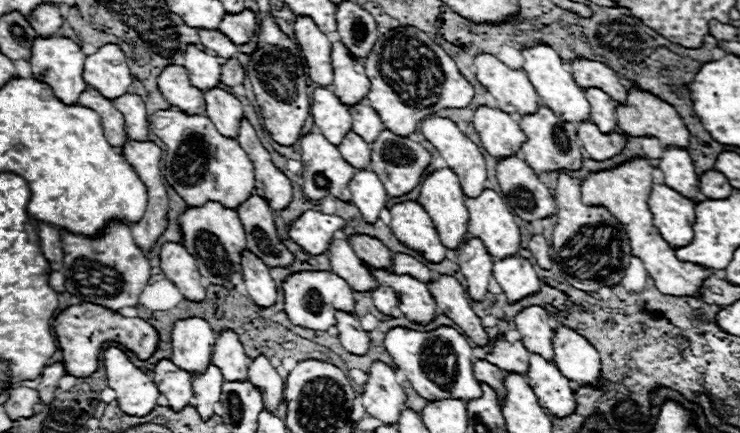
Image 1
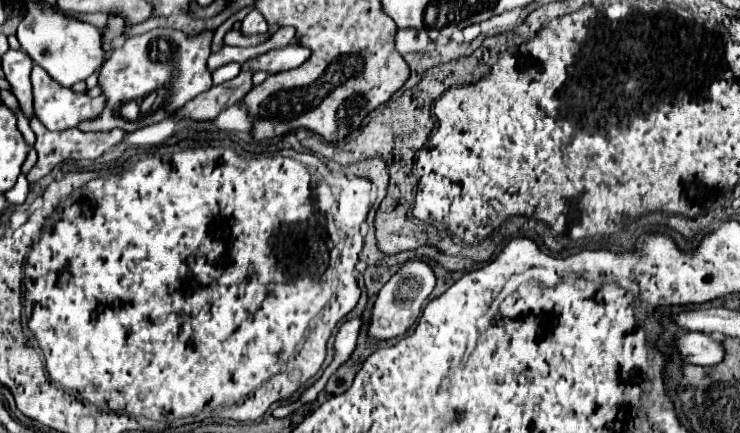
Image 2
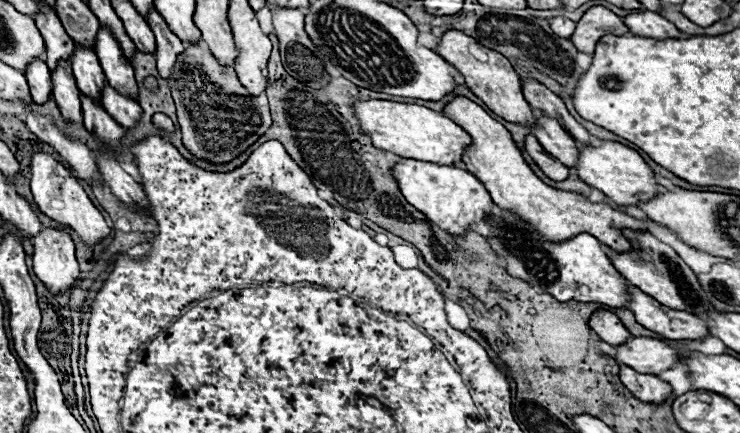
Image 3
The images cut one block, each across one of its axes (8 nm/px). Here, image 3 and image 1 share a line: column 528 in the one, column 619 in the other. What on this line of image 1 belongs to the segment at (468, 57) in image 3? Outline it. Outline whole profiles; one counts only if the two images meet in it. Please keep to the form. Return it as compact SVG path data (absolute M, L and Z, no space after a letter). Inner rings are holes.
M628 86L628 104L618 106L616 118L618 118L618 126L626 134L658 138L664 148L668 148L668 146L672 146L672 148L688 148L688 144L690 144L690 132L684 126L678 112L674 110L674 106L670 106L664 100L660 100L660 98L648 94L648 92L642 92L642 90L634 88L634 86Z

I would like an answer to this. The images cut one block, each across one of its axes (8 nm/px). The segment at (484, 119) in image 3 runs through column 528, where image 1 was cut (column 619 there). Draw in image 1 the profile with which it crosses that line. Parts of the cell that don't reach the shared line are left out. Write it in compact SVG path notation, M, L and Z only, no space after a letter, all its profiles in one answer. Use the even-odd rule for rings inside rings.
M634 158L614 170L596 172L580 184L582 200L588 206L600 204L600 206L608 208L608 212L612 212L612 216L626 230L632 254L642 260L648 274L654 278L656 288L662 294L672 294L672 296L688 296L690 294L690 296L694 296L700 290L700 284L704 282L704 278L708 278L712 274L712 270L708 270L704 266L680 262L676 258L674 250L668 248L668 244L664 244L662 236L656 232L656 228L652 224L652 212L648 208L648 196L652 192L652 170L654 168L646 160Z

